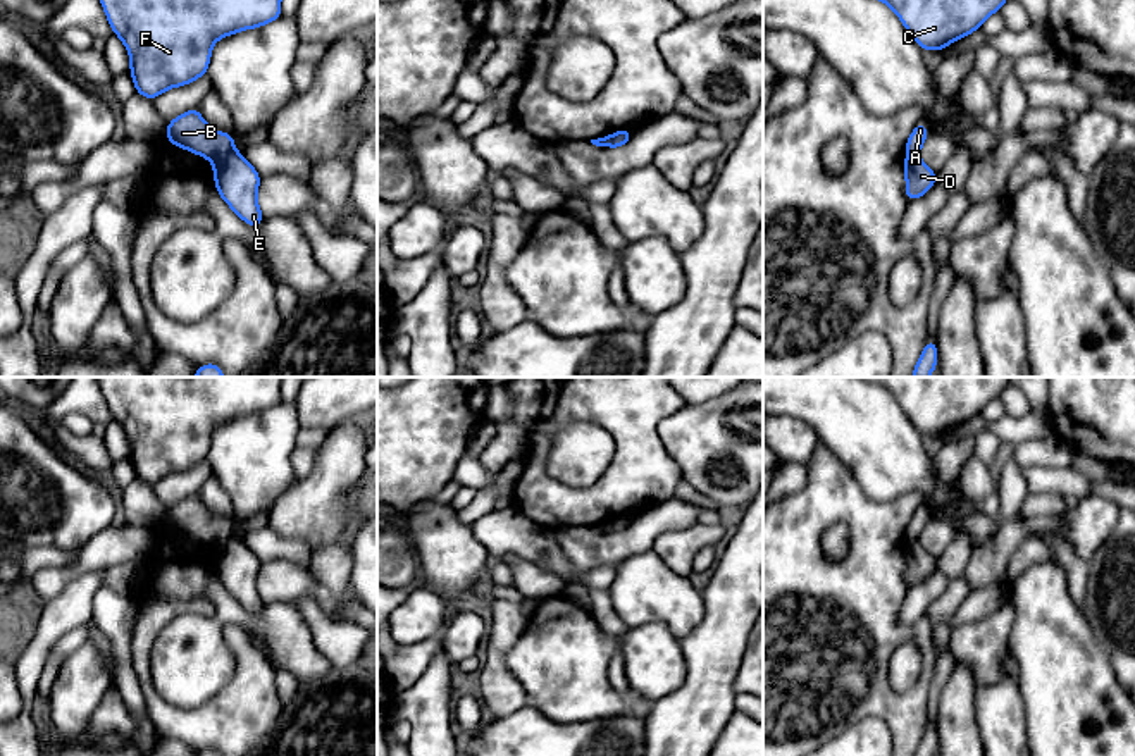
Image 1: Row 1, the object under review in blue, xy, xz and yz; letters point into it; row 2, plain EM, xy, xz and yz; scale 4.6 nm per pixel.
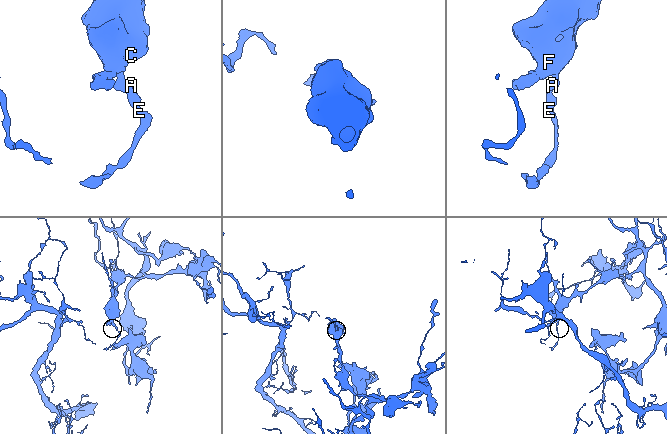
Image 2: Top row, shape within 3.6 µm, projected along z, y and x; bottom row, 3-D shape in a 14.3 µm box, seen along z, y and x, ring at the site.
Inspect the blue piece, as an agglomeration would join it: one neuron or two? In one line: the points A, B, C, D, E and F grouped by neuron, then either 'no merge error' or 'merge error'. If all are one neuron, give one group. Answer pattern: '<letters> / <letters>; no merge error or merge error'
A B C F / D E; merge error

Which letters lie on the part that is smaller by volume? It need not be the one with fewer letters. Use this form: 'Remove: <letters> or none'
Remove: D, E

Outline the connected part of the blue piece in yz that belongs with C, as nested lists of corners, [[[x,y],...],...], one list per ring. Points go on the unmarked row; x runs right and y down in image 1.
[[[861,377],[885,387],[902,406],[921,436],[944,436],[949,429],[980,415],[983,406],[1002,394],[1008,377]]]

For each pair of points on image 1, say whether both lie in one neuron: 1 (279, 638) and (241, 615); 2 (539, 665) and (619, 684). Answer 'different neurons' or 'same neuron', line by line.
1: same neuron
2: different neurons

